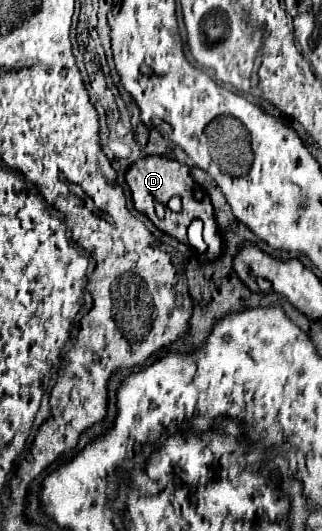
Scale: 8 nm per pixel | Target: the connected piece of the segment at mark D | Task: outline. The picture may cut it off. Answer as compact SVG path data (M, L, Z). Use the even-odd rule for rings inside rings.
M148 156L148 158L140 158L128 172L126 172L126 182L132 190L132 198L134 198L134 208L138 212L142 212L160 232L176 238L178 242L184 242L186 238L186 228L190 226L192 220L200 218L204 222L204 240L208 242L208 262L214 262L222 256L224 252L224 240L220 236L220 228L216 224L214 218L214 208L210 204L210 198L204 196L202 200L194 198L196 192L196 182L190 176L190 170L184 164L178 164L176 160L166 160L160 156ZM180 196L182 200L182 210L180 212L170 212L168 210L168 202L170 198Z

